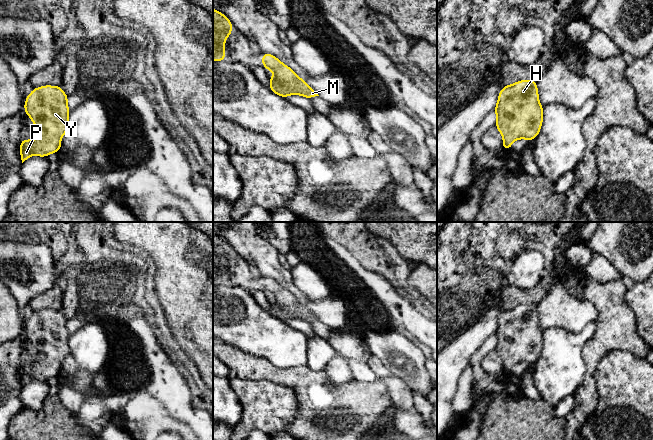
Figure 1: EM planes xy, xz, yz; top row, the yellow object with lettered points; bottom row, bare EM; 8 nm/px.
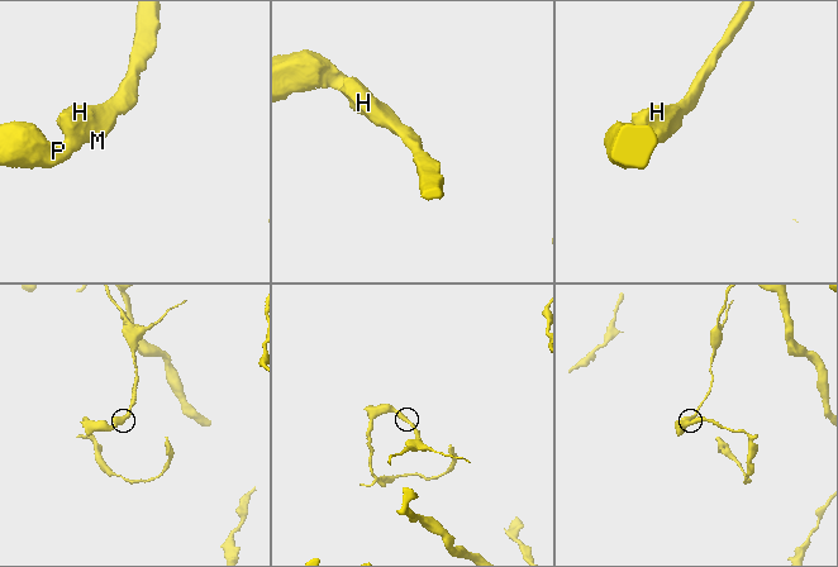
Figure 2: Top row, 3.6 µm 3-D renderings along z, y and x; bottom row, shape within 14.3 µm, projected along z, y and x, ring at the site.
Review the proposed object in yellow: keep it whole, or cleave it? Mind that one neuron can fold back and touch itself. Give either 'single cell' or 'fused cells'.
single cell

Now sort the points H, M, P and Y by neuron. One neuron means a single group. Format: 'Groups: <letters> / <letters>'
Groups: H M P Y

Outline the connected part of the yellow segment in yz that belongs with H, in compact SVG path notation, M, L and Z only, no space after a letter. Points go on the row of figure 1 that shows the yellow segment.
M520 80L503 86L498 95L495 126L503 136L502 150L511 150L511 144L517 139L528 139L530 142L539 134L543 122L543 106L539 103L538 88L535 80Z

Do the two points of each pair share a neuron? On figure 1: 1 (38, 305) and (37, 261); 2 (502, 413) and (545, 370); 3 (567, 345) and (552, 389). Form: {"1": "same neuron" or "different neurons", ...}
{"1": "different neurons", "2": "different neurons", "3": "same neuron"}

